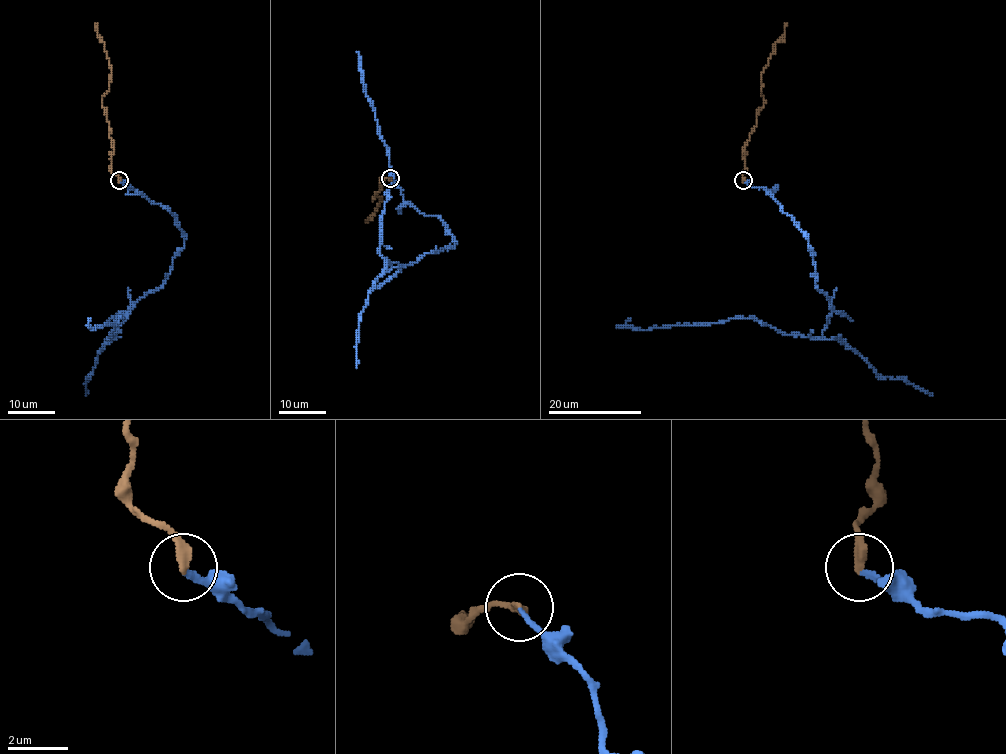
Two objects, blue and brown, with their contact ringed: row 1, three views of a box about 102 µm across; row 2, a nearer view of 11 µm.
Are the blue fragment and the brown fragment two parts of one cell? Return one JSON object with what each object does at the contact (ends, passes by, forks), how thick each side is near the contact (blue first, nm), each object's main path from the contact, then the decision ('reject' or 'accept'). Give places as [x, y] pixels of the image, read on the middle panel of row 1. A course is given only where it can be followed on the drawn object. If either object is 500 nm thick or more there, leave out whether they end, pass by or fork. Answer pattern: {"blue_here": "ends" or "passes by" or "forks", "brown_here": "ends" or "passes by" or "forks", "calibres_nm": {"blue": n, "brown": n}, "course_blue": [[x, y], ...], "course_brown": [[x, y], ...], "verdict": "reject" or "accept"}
{"blue_here": "ends", "brown_here": "ends", "calibres_nm": {"blue": 160, "brown": 320}, "course_blue": [[389, 179], [405, 202], [437, 216], [455, 242], [450, 248], [401, 266], [379, 252], [392, 170], [357, 51]], "course_brown": [[389, 179], [381, 180], [384, 179], [373, 200], [379, 196], [382, 198], [366, 222]], "verdict": "reject"}

